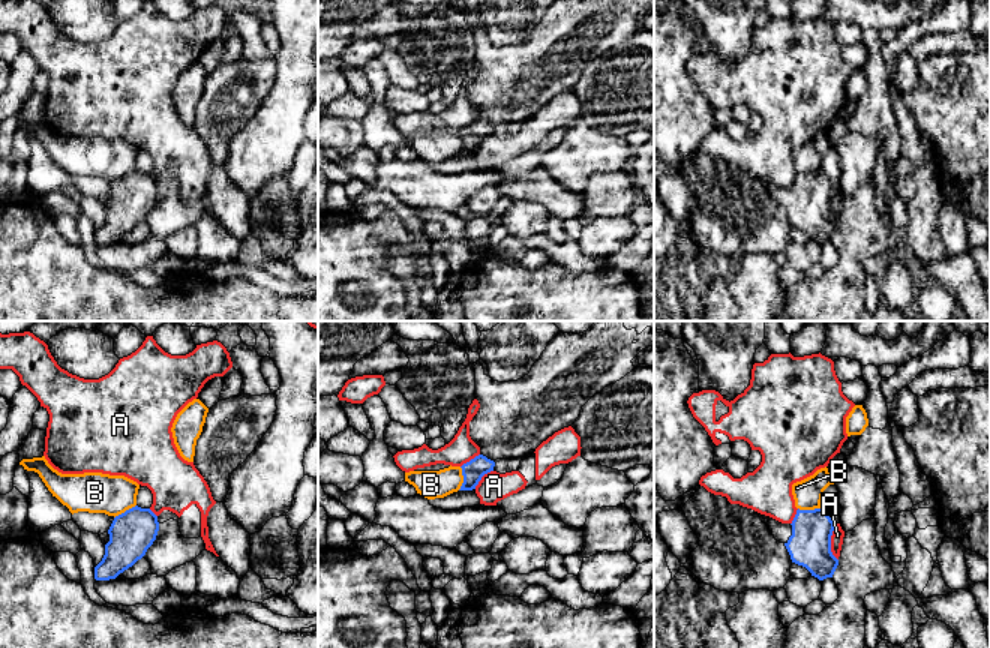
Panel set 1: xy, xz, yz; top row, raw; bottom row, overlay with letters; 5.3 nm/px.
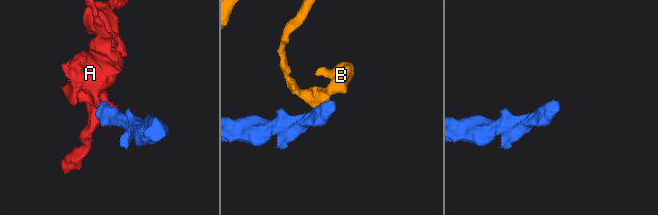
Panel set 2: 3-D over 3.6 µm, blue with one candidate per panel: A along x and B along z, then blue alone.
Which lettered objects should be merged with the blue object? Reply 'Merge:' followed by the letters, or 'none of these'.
Merge: none of these

